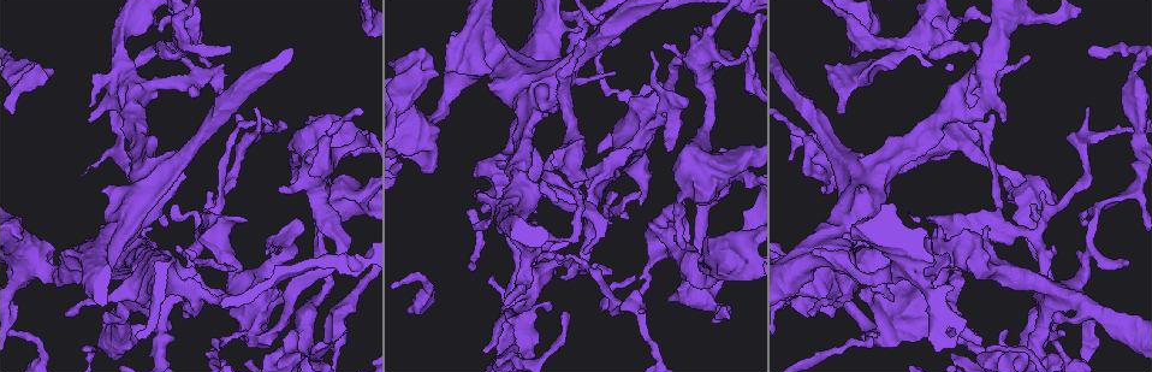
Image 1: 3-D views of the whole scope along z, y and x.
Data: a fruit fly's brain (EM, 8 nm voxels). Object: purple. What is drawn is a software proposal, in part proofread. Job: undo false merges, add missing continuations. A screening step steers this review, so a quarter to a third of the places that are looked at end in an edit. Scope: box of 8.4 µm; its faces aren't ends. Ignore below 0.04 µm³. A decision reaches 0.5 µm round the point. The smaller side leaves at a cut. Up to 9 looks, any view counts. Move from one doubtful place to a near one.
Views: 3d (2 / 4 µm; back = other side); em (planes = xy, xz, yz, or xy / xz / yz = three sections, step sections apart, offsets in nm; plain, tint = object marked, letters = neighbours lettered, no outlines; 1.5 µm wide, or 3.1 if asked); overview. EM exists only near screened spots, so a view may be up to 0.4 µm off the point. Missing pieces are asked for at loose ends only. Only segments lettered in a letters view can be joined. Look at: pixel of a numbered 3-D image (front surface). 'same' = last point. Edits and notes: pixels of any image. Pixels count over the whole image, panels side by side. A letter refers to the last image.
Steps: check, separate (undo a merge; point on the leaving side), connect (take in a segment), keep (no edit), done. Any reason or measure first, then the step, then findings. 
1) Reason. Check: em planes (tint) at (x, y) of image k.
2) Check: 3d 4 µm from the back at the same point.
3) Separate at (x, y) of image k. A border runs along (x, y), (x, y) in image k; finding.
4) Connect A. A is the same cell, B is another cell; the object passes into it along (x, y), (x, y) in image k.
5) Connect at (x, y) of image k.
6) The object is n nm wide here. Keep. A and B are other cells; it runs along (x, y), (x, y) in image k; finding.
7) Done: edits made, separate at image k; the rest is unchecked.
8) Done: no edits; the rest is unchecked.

Branch stops here. Check: 3d 4 µm at (422, 50) of image 1.

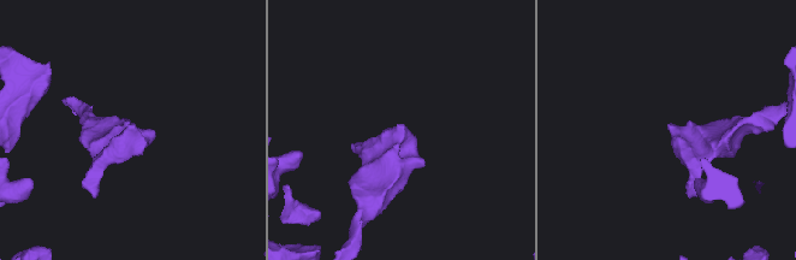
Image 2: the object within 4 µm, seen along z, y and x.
Now the EM. Check: em planes (letters) at (672, 124) of image 2.

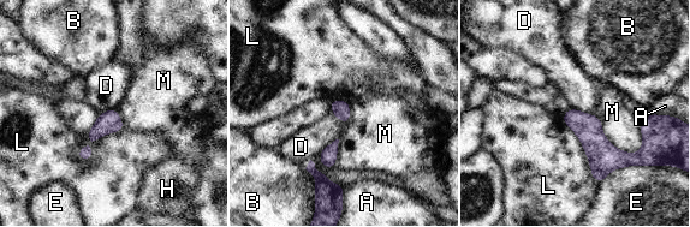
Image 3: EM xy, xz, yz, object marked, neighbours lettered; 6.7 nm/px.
Keep. A, B, D, E, H, L and M are other cells; a border runs along (570, 107), (592, 114) in image 3; none of them fits.

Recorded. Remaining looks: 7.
Check: em yz step 8 (letters) at (616, 72) of image 1.

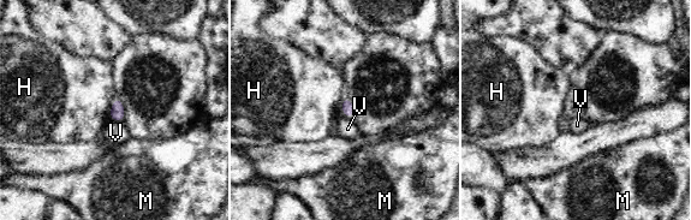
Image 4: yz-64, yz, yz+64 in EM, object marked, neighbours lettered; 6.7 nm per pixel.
Check: em planes (letters) at the same point.

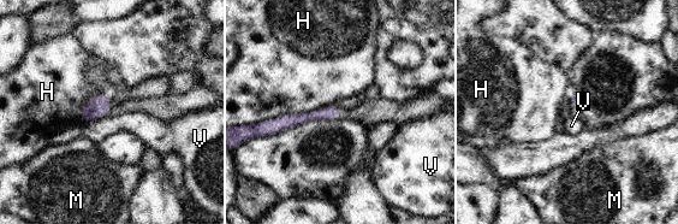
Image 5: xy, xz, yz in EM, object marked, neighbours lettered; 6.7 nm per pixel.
Keep. H, M and V are other cells; none of them fits.

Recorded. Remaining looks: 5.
Branch stops here. Check: em yz step 8 (letters) at (728, 317) of image 1.

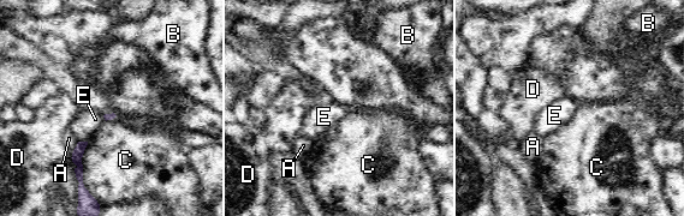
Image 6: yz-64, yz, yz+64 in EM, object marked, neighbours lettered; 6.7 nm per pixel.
Keep. A, B, C, D and E are other cells; a border runs along (87, 142), (82, 182), (99, 202) in image 6; none of them fits.

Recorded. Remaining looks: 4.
An open end. Check: 3d 2 µm at (452, 35) of image 1.

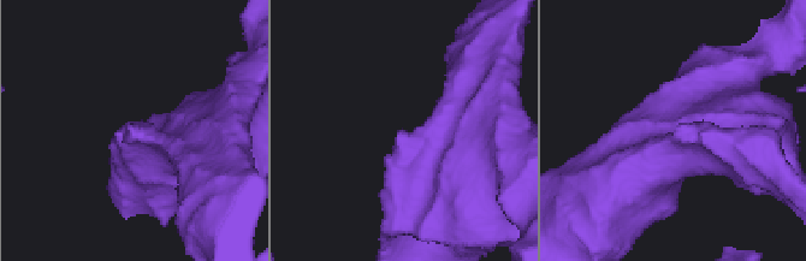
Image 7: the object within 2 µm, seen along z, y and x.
Now the EM. Check: em planes (plain) at (129, 127) of image 7.

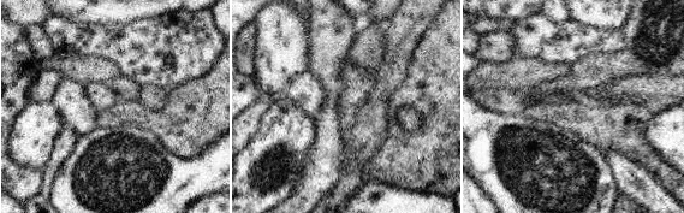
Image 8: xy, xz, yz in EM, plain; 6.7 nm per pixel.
What lies round it. Check: em planes (letters) at the same point.

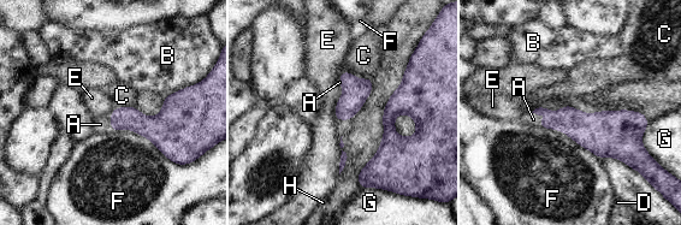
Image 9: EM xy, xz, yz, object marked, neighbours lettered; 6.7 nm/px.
Connect A. A is the same cell, B, C, D, E, F, G and H are other cells; the object passes into it along (576, 124), (542, 114), (533, 119) in image 9; it goes on there.

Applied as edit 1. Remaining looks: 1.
Done: edits made, connect at image 9; the rest is unchecked.

